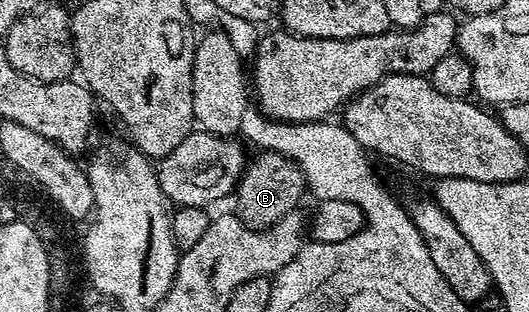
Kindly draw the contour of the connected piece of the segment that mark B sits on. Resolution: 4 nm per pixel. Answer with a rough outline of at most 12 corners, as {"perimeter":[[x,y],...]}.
{"perimeter":[[262,152],[236,184],[235,215],[265,230],[306,194],[303,171]]}

